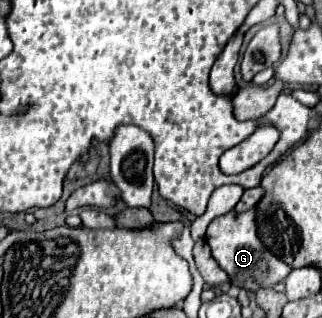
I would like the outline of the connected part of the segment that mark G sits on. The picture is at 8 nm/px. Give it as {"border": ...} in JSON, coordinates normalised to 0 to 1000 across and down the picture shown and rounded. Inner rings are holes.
{"border":[[[770,657],[758,670],[714,664],[665,689],[646,708],[634,752],[652,770],[658,808],[671,814],[683,846],[696,846],[714,865],[714,890],[739,909],[764,909],[764,915],[801,915],[807,903],[845,909],[857,890],[882,884],[907,852],[907,840],[894,840],[870,808],[845,802],[845,789],[820,777],[795,714],[795,657]]]}

